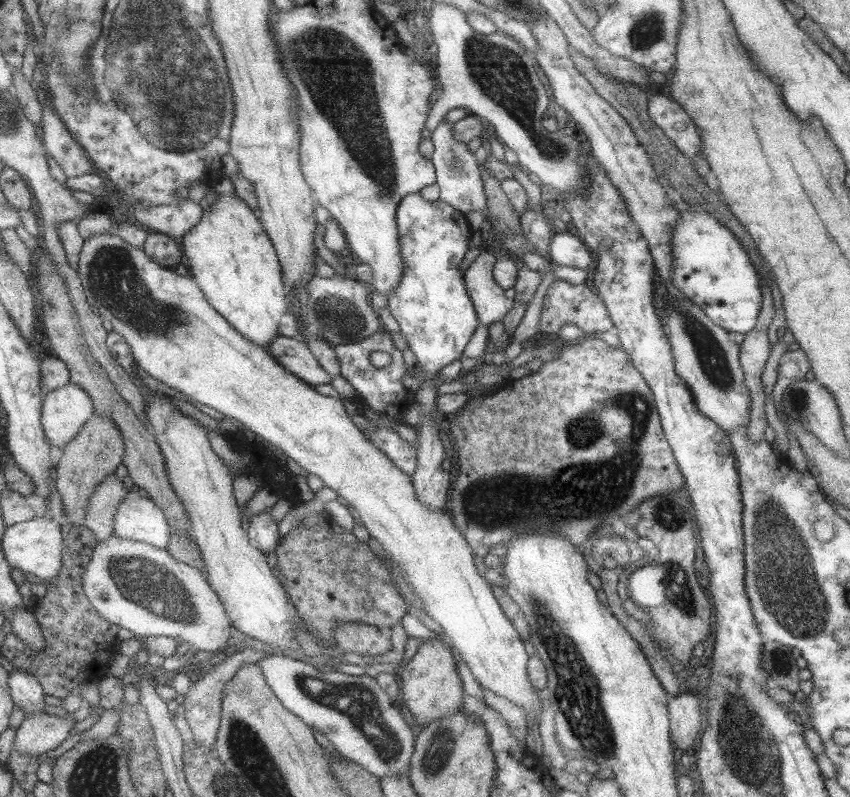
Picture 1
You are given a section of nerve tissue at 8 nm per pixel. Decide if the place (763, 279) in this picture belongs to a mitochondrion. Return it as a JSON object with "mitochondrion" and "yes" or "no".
{"mitochondrion":"no"}

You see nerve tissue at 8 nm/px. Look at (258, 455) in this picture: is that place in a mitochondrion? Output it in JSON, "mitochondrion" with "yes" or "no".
{"mitochondrion":"no"}

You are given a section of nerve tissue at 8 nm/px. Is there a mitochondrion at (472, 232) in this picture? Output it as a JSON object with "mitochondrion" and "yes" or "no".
{"mitochondrion":"no"}

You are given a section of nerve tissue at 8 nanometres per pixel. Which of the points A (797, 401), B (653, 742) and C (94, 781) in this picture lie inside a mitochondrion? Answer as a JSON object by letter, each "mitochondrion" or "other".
{"A":"mitochondrion","B":"other","C":"mitochondrion"}

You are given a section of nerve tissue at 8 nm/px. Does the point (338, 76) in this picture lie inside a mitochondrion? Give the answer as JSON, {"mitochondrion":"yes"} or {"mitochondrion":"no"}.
{"mitochondrion":"yes"}

